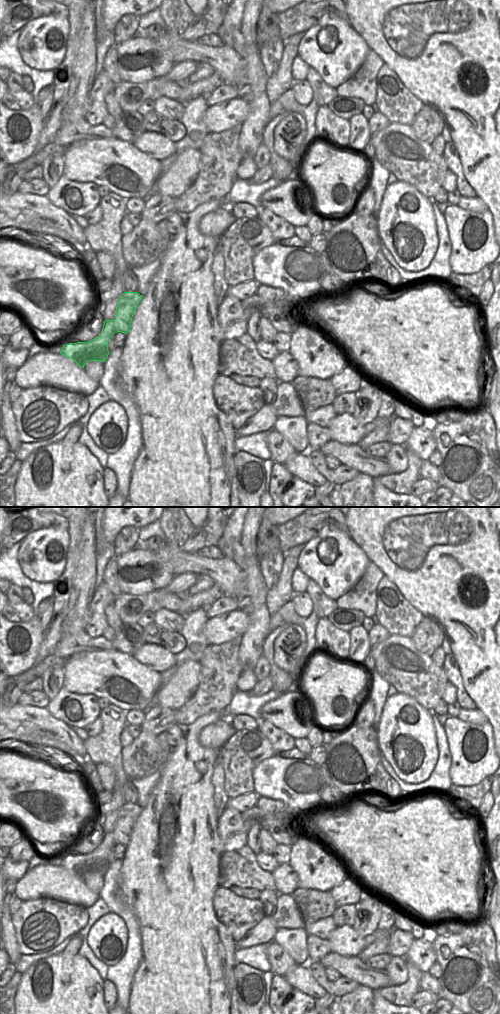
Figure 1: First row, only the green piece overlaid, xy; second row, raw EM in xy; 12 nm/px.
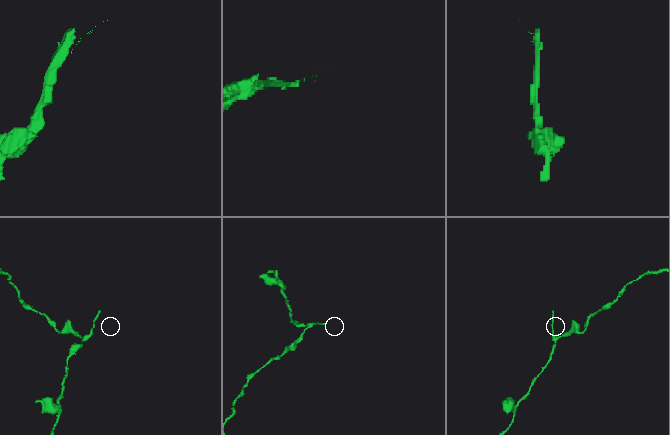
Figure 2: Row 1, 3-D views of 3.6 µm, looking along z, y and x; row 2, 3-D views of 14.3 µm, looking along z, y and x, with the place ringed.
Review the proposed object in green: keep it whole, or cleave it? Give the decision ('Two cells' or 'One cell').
Two cells.

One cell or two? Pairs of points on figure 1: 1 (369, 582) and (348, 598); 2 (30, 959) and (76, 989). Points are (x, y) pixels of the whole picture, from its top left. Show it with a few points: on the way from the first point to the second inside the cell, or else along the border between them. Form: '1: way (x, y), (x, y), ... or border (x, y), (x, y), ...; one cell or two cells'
1: way (364, 587), (353, 598); one cell
2: border (57, 953), (33, 963), (23, 973); two cells

